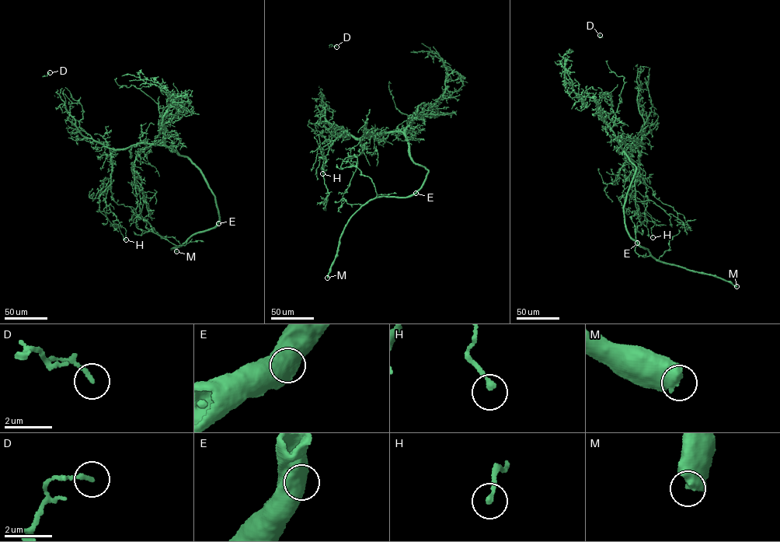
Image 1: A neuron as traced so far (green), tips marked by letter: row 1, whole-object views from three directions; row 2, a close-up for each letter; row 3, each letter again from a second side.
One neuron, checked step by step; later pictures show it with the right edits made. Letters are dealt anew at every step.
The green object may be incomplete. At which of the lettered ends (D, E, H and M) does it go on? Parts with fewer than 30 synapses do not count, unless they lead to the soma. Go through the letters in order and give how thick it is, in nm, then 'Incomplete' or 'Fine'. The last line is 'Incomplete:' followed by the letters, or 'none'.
D: Thickness 170 nm. Fine
E: Thickness 850 nm. Fine
H: Thickness 200 nm. Fine
M: Thickness 700 nm. Incomplete
Incomplete: M

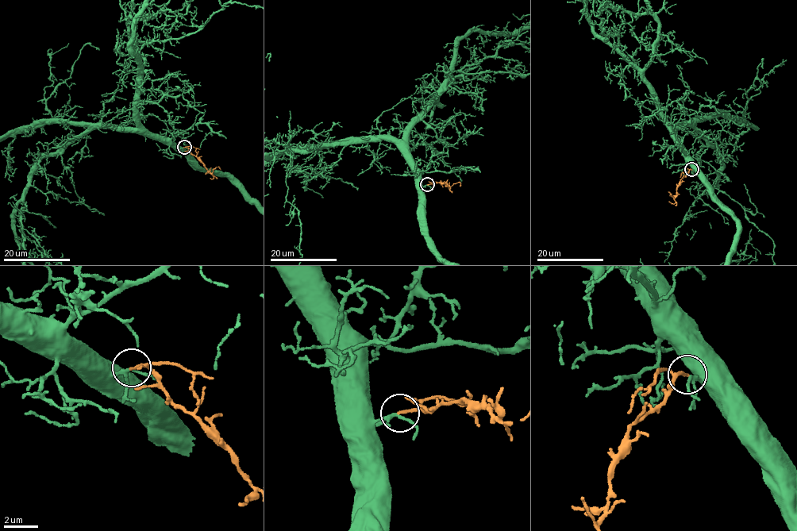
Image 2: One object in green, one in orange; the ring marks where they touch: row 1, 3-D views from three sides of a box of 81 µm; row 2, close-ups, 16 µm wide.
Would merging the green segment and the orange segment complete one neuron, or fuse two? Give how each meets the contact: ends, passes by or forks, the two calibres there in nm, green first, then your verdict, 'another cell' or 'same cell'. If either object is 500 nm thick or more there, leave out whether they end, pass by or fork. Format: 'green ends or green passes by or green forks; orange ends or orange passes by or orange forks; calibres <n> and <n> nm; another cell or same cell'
green forks; orange ends; calibres 140 and 160 nm; same cell

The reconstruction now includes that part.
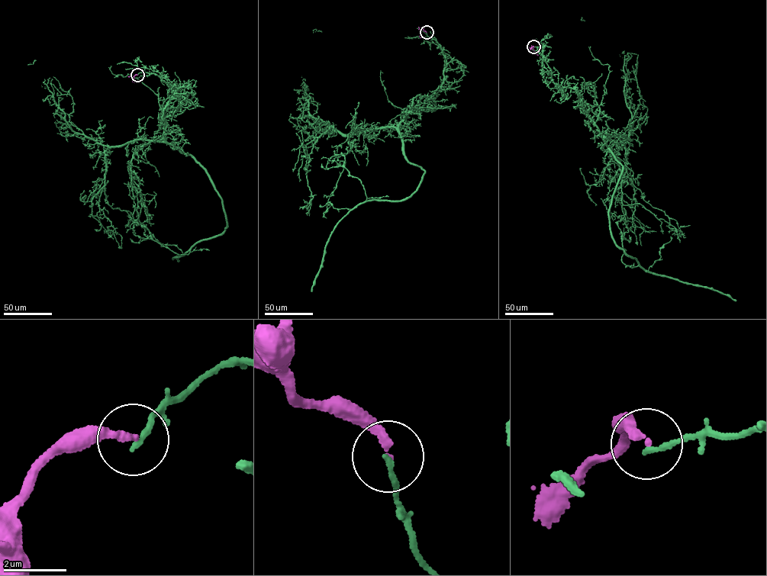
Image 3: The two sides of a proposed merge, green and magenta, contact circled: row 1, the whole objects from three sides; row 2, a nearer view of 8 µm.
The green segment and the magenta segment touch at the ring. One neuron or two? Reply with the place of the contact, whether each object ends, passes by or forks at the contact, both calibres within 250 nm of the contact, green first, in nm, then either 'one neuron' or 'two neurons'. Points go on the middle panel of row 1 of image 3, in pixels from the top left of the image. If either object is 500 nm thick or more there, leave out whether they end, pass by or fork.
at (427, 32); green ends there; magenta ends there; 160 nm thick on the green side, 180 nm on the other; two neurons

